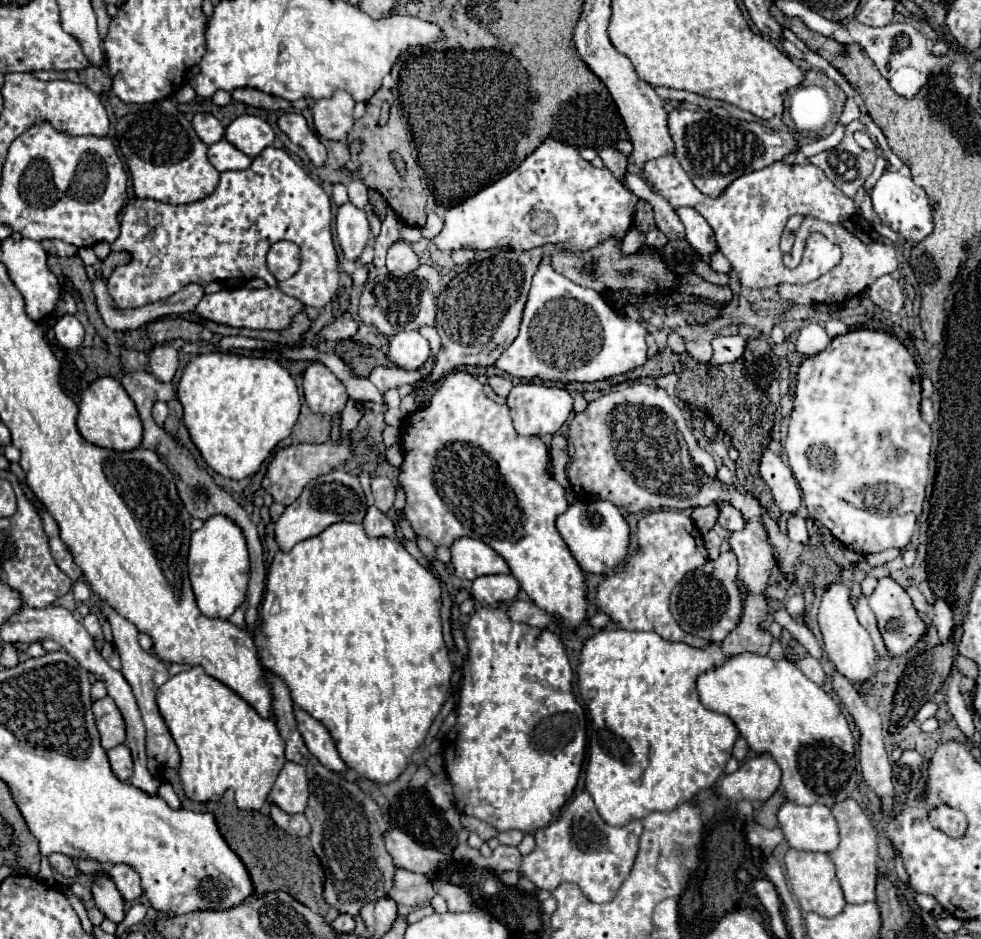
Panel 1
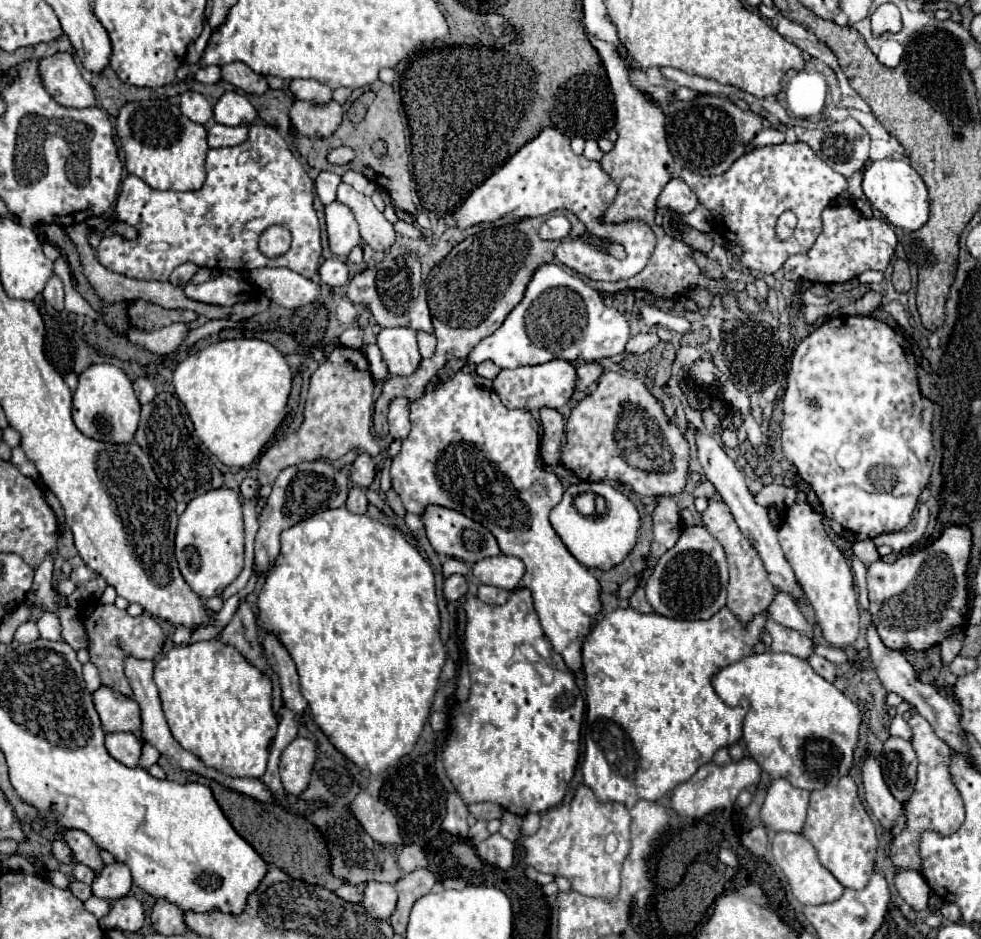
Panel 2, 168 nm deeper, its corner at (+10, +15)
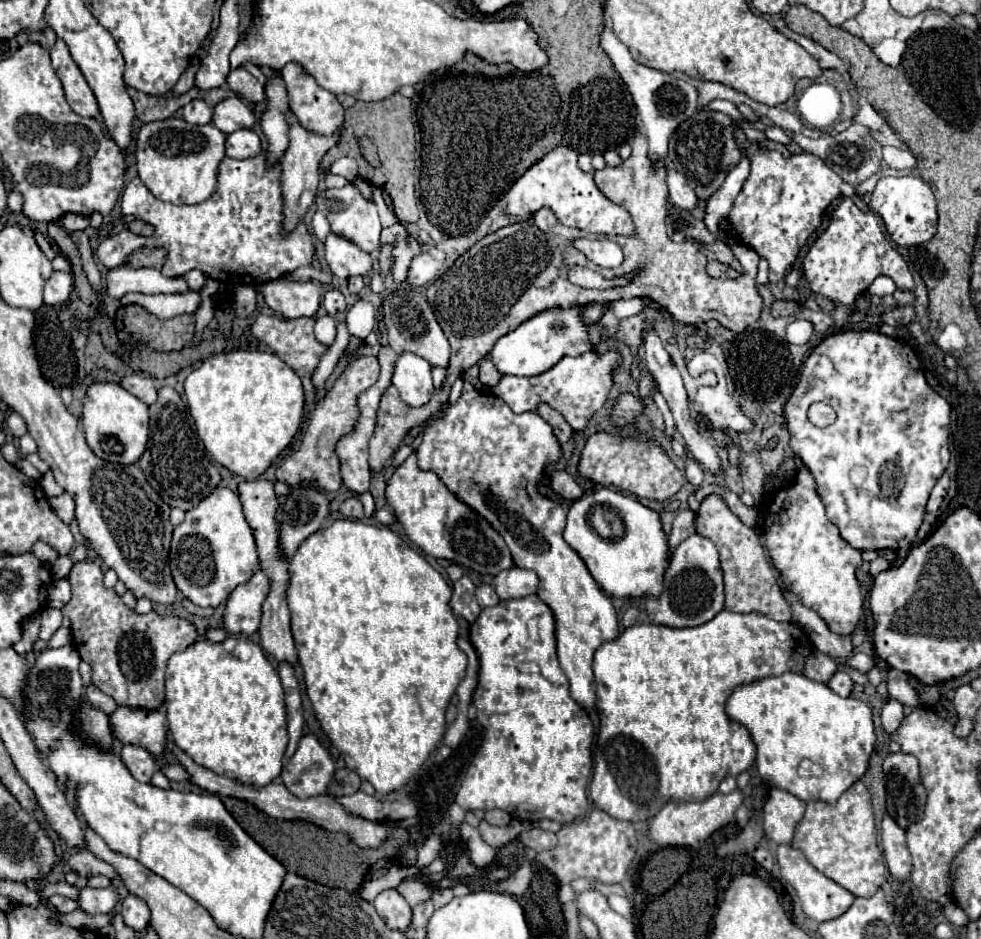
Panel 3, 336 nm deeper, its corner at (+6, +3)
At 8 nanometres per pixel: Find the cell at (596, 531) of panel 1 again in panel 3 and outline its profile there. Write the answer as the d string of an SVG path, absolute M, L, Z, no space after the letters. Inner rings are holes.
M599 489L595 493L587 493L577 499L567 513L567 525L563 531L565 543L577 551L577 555L585 561L593 579L601 585L601 589L615 597L645 597L659 595L663 573L667 567L667 539L661 529L659 513L641 505L629 495L617 493L613 489ZM603 511L617 513L623 521L623 535L605 537L595 529L601 525L595 517L603 517Z

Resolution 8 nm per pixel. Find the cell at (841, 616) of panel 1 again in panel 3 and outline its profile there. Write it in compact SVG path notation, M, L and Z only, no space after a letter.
M801 469L797 473L797 481L795 481L793 487L781 489L775 495L775 499L769 507L769 513L765 517L765 523L763 523L763 533L765 533L765 543L767 543L769 555L773 559L773 565L781 573L785 585L807 607L813 607L833 633L851 635L855 631L859 619L861 619L861 613L863 613L863 597L861 597L859 581L855 577L855 571L863 561L861 551L853 549L847 541L843 541L837 527L827 519L825 507L823 507L819 495L815 491L815 481L813 481L813 477L807 469Z

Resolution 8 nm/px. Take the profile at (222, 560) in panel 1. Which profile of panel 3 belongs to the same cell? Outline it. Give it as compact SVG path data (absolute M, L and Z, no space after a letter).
M217 487L195 509L187 511L185 521L173 531L169 557L175 585L199 607L219 607L237 585L247 583L259 567L259 561L255 539L243 517L243 507L237 493Z

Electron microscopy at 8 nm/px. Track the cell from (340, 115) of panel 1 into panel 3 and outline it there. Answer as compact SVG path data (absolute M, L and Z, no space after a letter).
M293 123L289 127L289 147L285 151L285 157L281 161L283 173L281 173L281 183L283 183L283 199L285 199L285 227L293 229L299 219L307 213L311 207L315 195L317 195L317 183L319 183L319 161L323 155L339 141L339 131L335 131L331 137L323 137L319 133L307 131L299 123Z

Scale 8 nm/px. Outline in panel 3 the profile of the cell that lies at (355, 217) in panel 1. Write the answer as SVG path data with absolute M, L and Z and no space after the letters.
M329 233L325 241L325 259L337 277L351 277L351 275L365 275L371 271L373 261L363 249L359 249L353 241L339 237L337 233Z

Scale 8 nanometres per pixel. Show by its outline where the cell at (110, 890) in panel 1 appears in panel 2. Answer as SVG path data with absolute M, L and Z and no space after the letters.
M57 827L57 833L61 833L63 841L71 847L75 861L89 865L91 869L95 869L95 873L103 869L103 861L99 861L99 847L93 843L93 839L85 831Z

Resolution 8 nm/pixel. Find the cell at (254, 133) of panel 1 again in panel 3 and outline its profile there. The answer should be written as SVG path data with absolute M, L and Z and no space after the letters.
M237 97L225 99L215 107L213 113L213 125L223 131L225 135L237 131L237 129L251 129L255 125L255 115L251 109Z

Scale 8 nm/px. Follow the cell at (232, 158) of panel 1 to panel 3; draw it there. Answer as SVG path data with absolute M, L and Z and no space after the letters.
M239 129L231 135L227 135L225 141L225 155L233 159L249 159L255 157L261 151L261 141L255 131L251 129Z

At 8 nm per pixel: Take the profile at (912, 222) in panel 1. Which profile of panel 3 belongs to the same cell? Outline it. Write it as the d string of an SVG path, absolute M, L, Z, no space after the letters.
M881 177L869 201L875 215L885 223L891 239L901 247L921 245L929 241L937 231L937 209L931 187L921 177Z

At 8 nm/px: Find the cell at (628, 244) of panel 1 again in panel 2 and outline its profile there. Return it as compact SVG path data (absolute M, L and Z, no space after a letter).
M677 177L669 179L669 183L665 185L657 201L657 207L669 207L677 213L691 213L695 205L697 205L695 193L683 179L677 179Z

